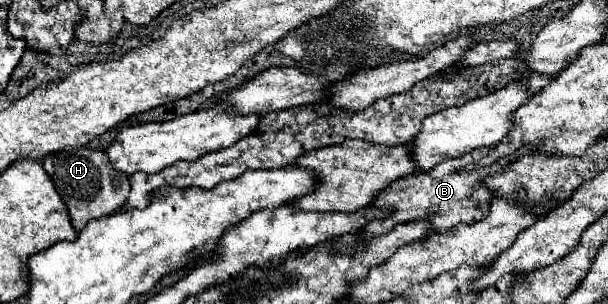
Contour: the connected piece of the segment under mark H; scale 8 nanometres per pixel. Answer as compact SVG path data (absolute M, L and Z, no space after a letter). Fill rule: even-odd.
M67 148L67 150L47 156L43 160L43 168L53 180L63 202L67 204L75 230L85 228L89 220L119 212L119 208L123 208L129 198L129 188L131 188L129 176L125 172L115 170L113 164L109 162L109 156L101 150Z

